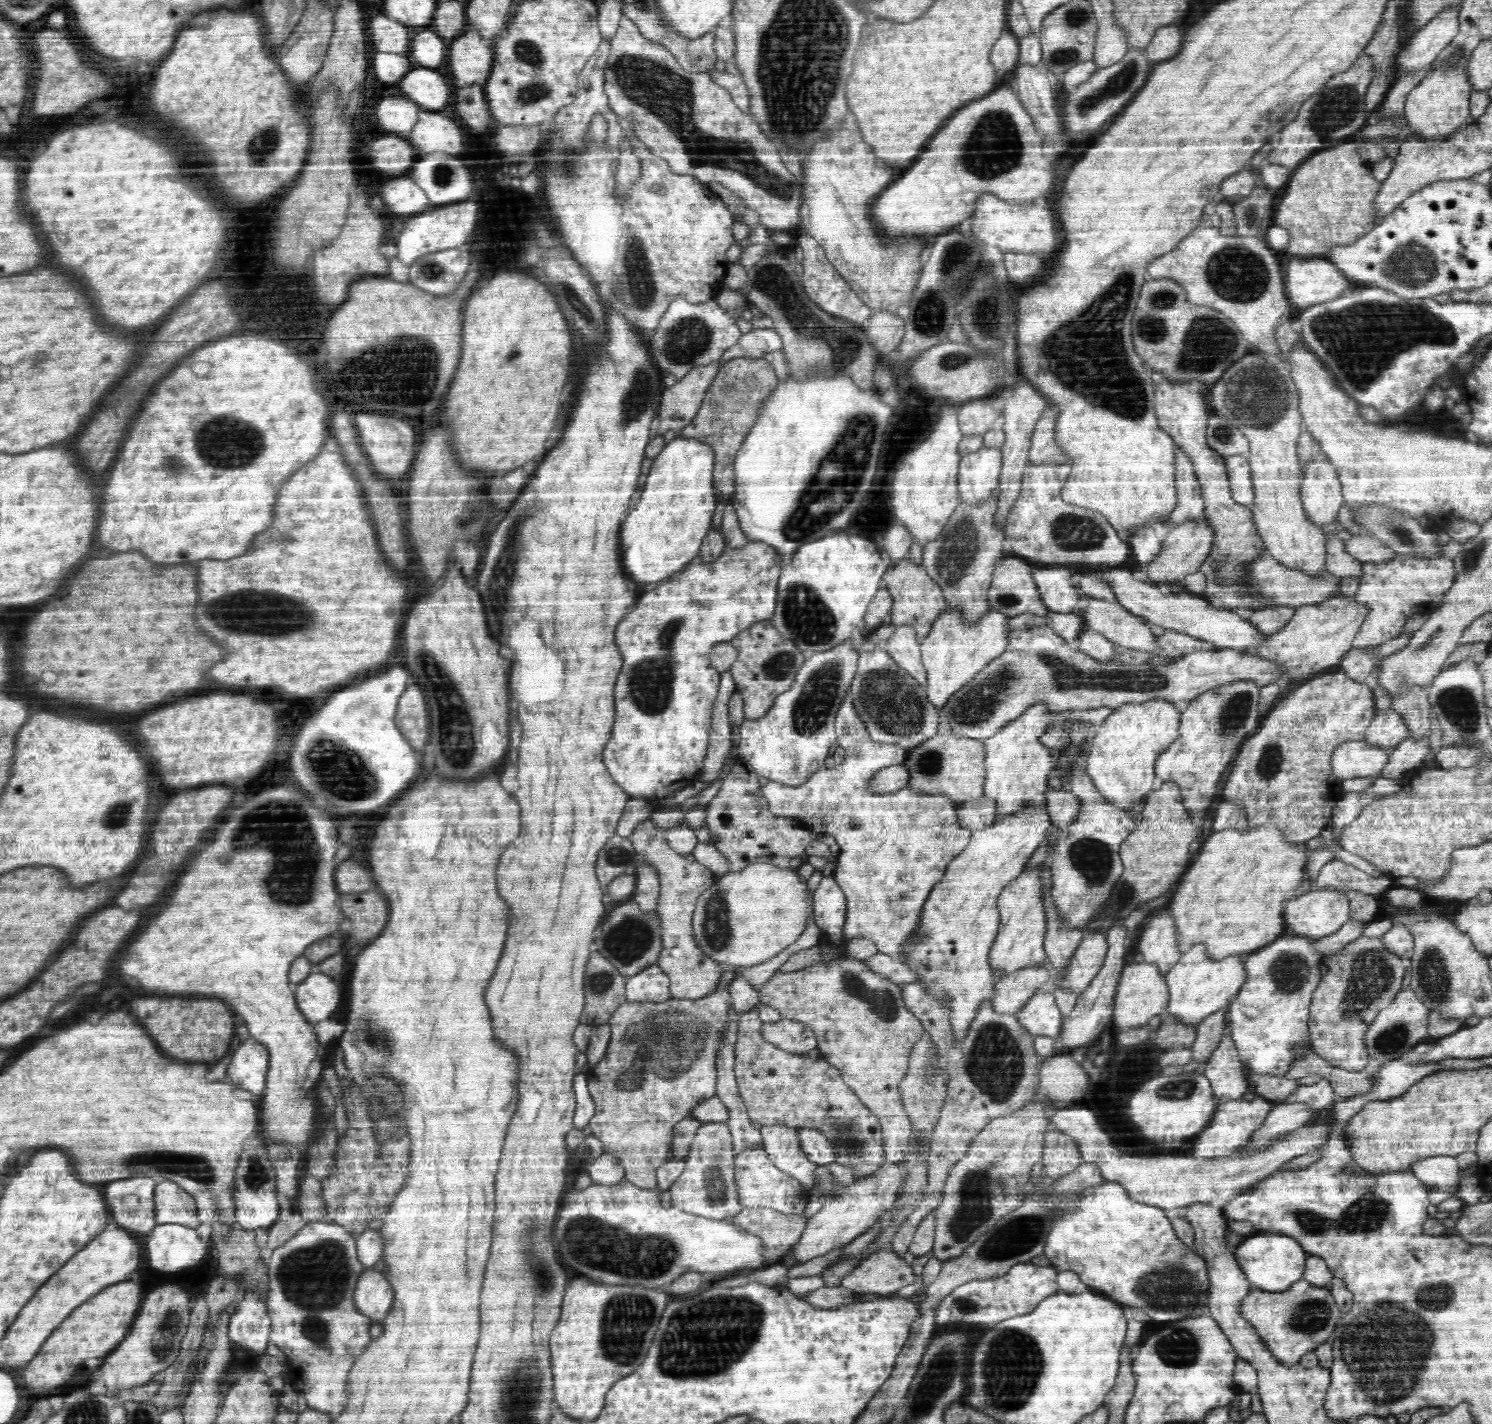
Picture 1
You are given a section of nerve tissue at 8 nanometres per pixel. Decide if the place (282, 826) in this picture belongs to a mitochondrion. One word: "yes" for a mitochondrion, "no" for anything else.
yes

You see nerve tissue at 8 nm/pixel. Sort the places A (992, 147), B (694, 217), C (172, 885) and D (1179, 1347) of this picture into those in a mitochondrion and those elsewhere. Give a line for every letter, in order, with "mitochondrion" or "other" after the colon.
A: mitochondrion
B: other
C: other
D: mitochondrion

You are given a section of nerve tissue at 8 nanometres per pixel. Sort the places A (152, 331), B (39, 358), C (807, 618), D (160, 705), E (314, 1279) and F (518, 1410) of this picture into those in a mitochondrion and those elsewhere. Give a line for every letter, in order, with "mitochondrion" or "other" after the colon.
A: other
B: mitochondrion
C: mitochondrion
D: other
E: mitochondrion
F: mitochondrion

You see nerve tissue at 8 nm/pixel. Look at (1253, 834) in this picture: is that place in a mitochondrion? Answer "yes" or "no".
no

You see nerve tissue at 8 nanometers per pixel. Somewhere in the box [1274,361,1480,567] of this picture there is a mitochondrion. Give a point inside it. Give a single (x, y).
(1398, 531)

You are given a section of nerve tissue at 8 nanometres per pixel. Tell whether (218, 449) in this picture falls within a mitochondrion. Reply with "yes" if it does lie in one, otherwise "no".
yes

